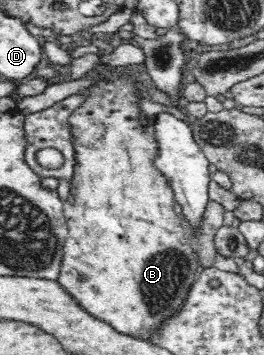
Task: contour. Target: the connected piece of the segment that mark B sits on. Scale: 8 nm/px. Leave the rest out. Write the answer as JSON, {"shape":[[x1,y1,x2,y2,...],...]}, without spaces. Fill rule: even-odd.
{"shape":[[94,67,82,79,89,79,92,83,90,83,90,87,84,87,82,92,75,94,84,97,84,102,68,117,72,146,74,146,75,165,72,180,68,183,72,198,63,202,63,214,67,221,68,236,64,241,62,267,57,280,75,301,80,303,86,312,90,313,90,316,109,323,120,333,147,339,147,336,152,333,152,329,156,329,166,317,183,307,188,289,198,279,198,269,200,269,201,264,198,263,198,258,190,247,187,231,180,224,181,218,174,212,174,204,177,201,170,180,156,168,159,149,157,149,158,144,153,128,153,115,144,114,140,108,140,99,143,96,141,94,144,94,141,91,142,84,126,75,126,69,112,69,111,67,100,69]]}

